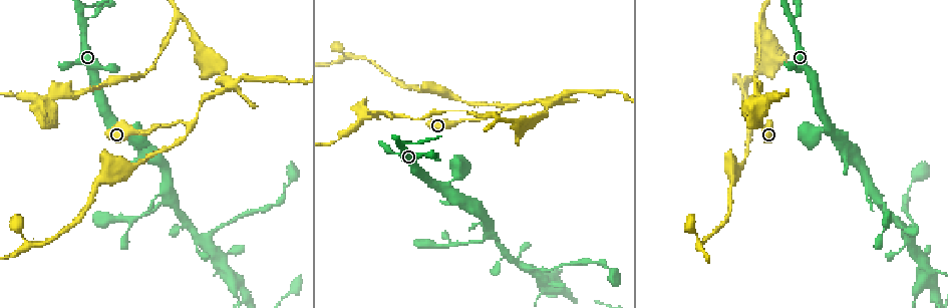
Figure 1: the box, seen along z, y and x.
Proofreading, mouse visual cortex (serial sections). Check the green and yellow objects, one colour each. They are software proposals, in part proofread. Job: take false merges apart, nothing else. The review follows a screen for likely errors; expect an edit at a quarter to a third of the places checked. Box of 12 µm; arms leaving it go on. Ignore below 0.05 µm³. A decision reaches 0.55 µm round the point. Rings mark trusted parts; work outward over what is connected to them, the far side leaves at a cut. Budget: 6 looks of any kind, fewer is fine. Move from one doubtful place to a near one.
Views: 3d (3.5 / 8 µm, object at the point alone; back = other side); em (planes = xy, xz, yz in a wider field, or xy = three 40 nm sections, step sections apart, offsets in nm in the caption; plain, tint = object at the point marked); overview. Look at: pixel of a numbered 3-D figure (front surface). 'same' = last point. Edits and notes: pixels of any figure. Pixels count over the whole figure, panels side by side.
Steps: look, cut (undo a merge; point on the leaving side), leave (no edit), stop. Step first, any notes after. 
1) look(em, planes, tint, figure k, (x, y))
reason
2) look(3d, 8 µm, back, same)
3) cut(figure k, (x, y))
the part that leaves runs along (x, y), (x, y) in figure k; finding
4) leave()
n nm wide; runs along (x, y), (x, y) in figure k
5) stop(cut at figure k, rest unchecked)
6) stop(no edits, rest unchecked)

look(3d, 3.5 µm, figure 1, (187, 123))
arms part here

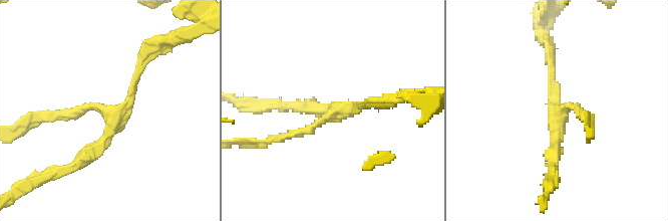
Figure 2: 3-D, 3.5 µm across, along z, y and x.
look(em, planes, tint, figure 2, (111, 116))
3 arms; arms of 150, 150, 200 nm; need the tissue

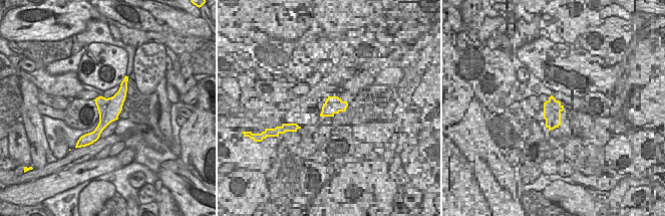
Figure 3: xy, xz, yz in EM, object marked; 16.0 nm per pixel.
leave()
runs along (53, 114), (102, 107), (115, 117), (142, 61) in figure 2; continuous, no second cell

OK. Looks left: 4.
look(3d, 3.5 µm, figure 1, (551, 100))
two arms in line, one across

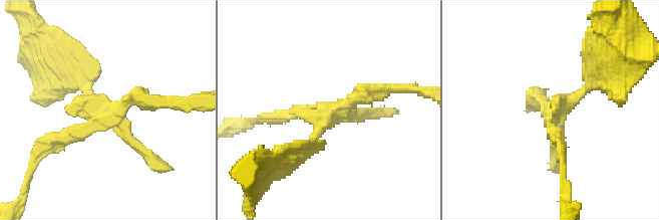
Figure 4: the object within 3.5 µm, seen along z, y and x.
look(em, xy, step 2, tint, figure 4, (557, 113))
now the EM

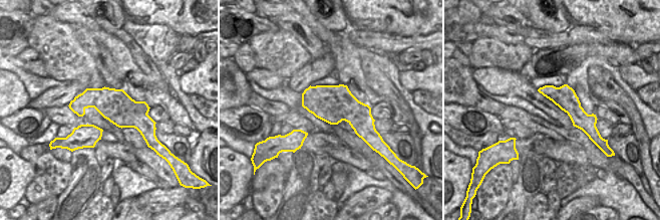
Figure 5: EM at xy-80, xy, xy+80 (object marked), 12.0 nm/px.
cut(figure 4, (143, 151))
border along (128, 108), (146, 114) in figure 5; two cells meet here

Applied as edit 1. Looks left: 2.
stop(cut at figure 4, rest unchecked)

